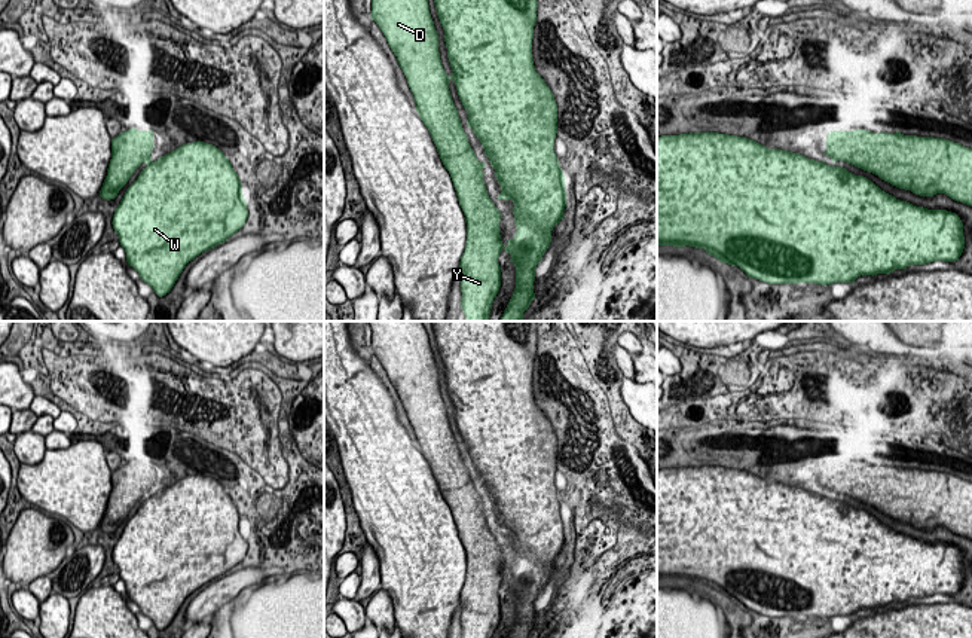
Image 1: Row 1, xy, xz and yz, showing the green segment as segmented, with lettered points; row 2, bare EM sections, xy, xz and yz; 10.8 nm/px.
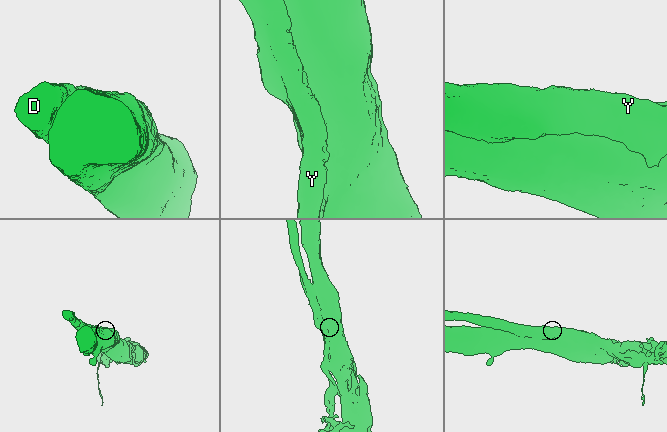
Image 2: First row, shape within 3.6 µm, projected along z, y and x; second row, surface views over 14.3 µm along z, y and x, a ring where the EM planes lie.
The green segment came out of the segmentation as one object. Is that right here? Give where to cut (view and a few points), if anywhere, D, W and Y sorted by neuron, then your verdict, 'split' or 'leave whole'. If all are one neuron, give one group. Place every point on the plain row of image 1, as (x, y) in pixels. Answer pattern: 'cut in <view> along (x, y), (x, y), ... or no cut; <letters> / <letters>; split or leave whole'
cut in xy along (149, 488), (141, 494); D Y / W; split

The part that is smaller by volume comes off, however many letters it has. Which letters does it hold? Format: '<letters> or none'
D, Y

